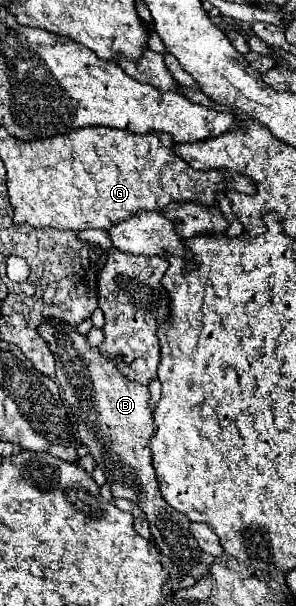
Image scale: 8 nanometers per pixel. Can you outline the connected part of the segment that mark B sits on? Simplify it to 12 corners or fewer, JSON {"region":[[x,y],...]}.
{"region":[[43,321],[81,445],[195,581],[213,555],[167,505],[149,387],[65,321]]}

